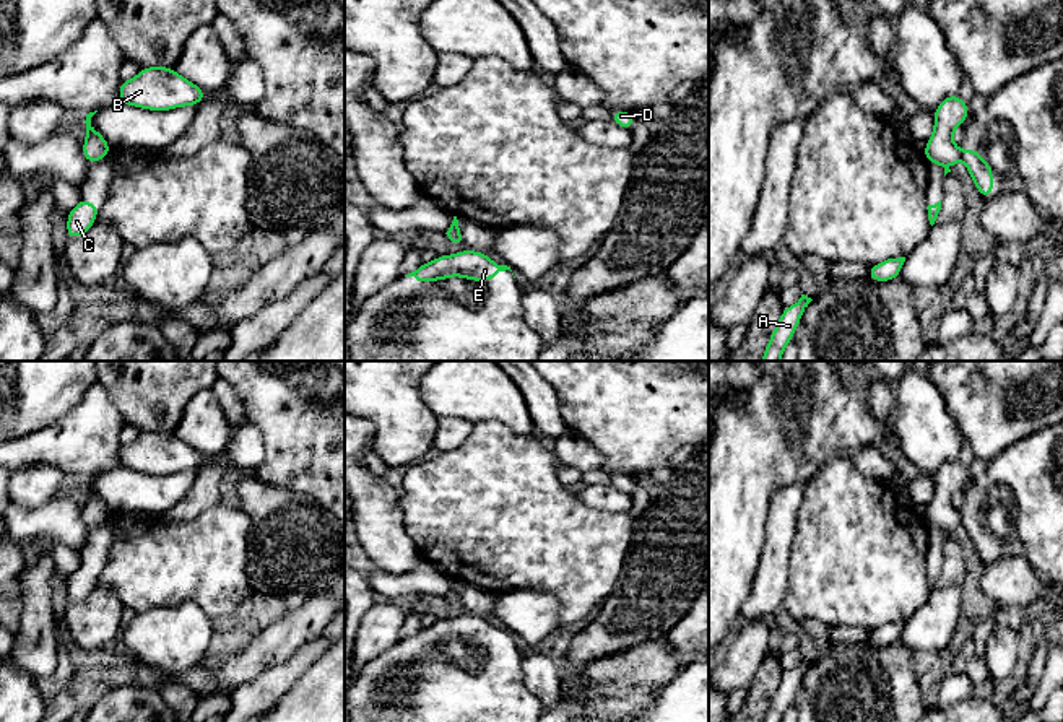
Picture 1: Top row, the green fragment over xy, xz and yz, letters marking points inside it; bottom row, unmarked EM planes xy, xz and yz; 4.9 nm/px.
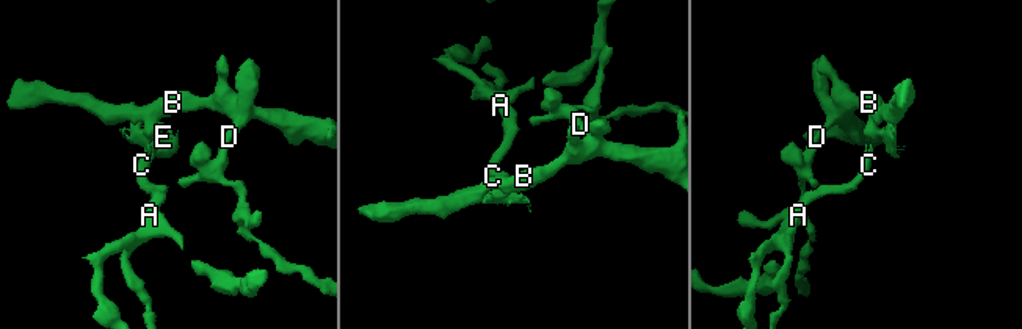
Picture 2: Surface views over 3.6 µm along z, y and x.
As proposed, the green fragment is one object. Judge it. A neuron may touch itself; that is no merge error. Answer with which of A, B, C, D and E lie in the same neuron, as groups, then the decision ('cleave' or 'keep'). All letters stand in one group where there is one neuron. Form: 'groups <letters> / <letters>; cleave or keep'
groups A C E / B D; cleave

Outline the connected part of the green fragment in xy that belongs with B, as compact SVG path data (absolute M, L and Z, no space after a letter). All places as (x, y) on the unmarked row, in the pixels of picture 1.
M145 431L132 444L122 444L119 468L146 475L171 475L198 470L206 457L171 431Z

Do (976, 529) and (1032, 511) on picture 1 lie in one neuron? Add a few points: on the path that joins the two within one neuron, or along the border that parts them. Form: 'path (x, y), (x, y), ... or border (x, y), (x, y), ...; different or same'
path (992, 529), (1011, 529), (1016, 534), (1019, 527); same

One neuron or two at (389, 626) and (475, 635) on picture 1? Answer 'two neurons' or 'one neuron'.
two neurons

